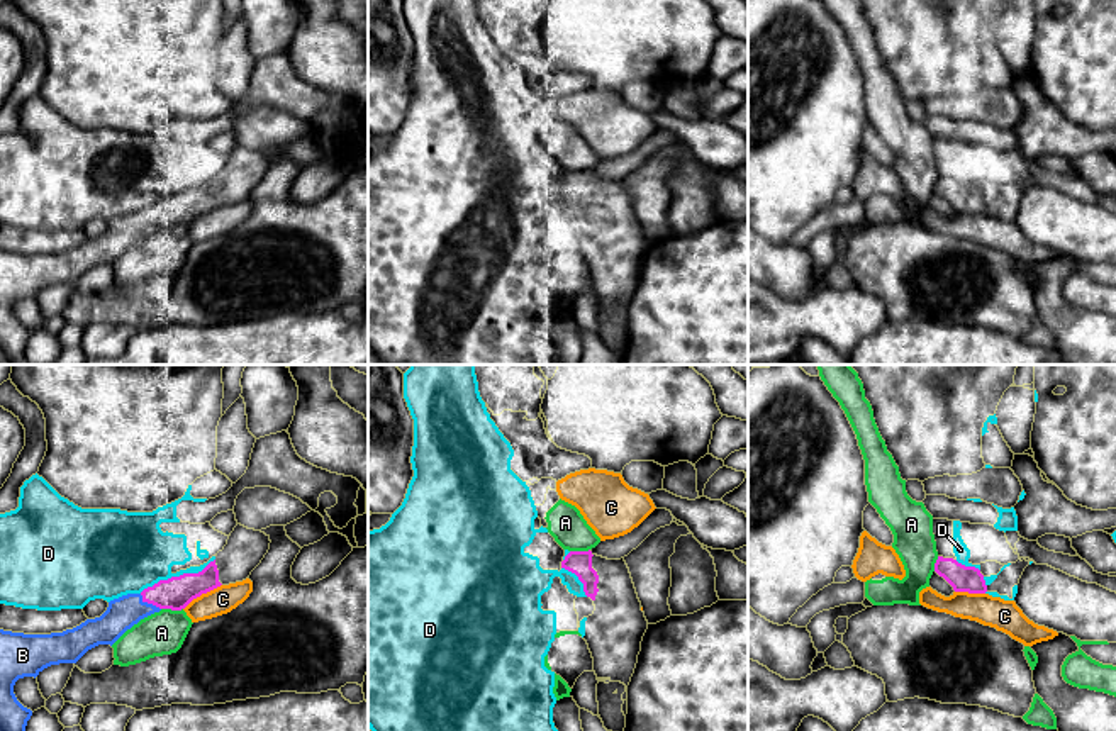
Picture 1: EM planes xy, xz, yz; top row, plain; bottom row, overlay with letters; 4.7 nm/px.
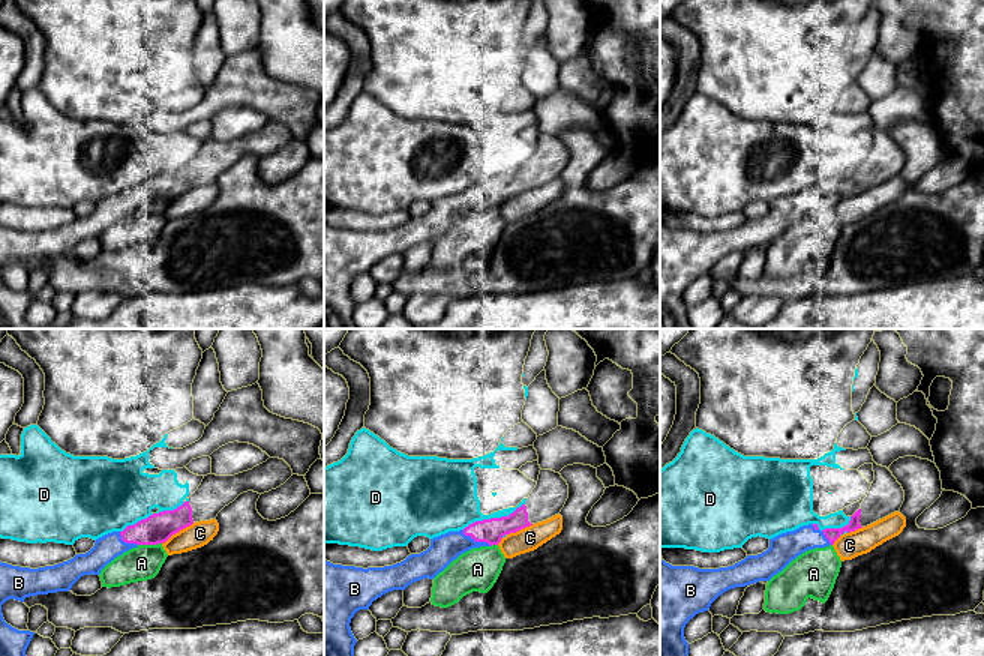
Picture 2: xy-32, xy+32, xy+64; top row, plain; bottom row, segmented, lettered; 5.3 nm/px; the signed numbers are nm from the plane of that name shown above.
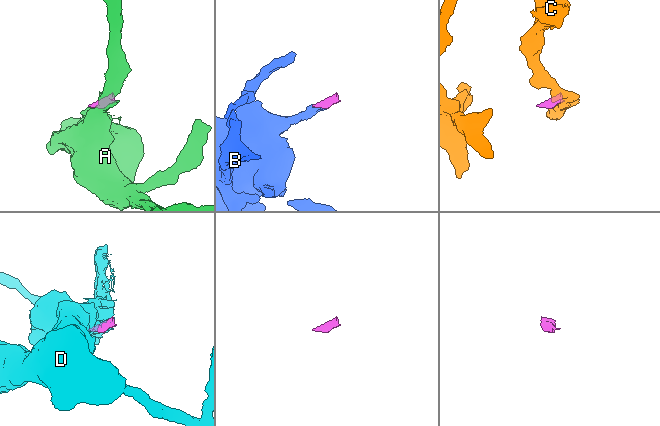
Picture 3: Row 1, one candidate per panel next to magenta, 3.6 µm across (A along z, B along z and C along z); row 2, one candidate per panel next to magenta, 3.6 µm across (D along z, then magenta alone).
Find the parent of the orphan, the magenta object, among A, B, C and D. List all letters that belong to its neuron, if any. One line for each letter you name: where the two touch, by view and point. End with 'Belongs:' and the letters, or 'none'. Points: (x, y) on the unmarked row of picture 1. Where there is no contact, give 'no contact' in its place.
B: contact xy (150, 223)
Belongs: B

